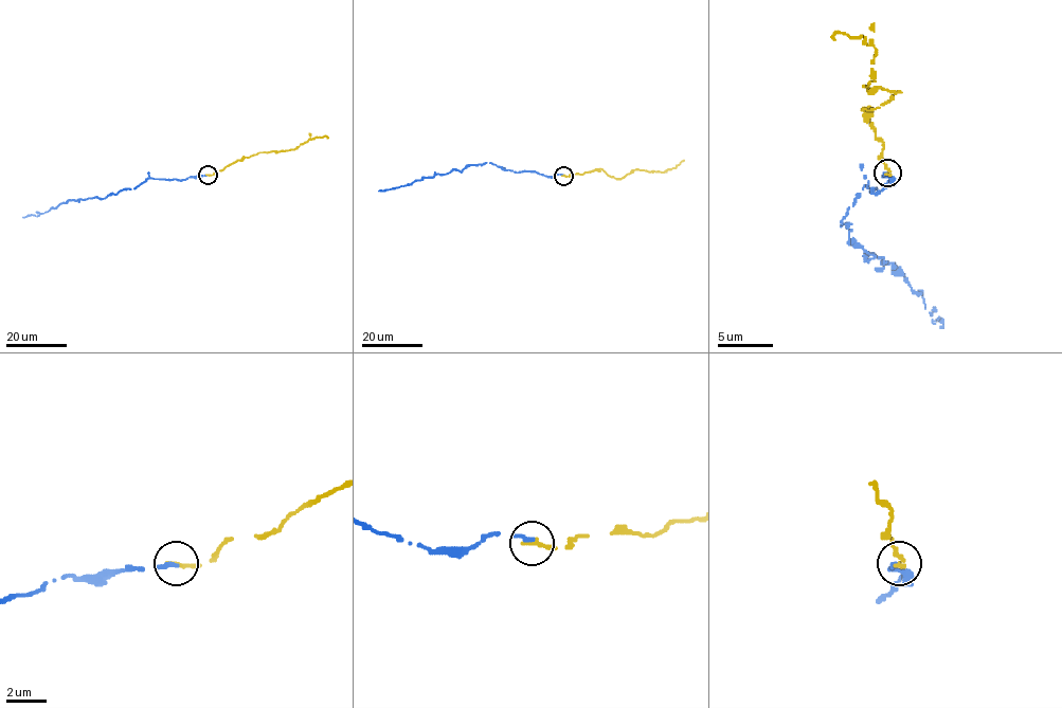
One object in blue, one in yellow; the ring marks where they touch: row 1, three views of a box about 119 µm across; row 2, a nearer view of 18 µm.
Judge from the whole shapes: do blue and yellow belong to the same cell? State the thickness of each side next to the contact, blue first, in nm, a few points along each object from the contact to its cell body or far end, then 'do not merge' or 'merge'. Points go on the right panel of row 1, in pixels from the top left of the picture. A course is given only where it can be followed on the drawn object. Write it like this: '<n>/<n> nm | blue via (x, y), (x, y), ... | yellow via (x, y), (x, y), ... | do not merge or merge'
260/240 nm | blue via (885, 171), (841, 224), (943, 327) | yellow via (888, 171), (863, 108), (871, 111), (899, 91), (866, 89), (875, 80), (875, 47), (861, 36), (830, 36) | merge

